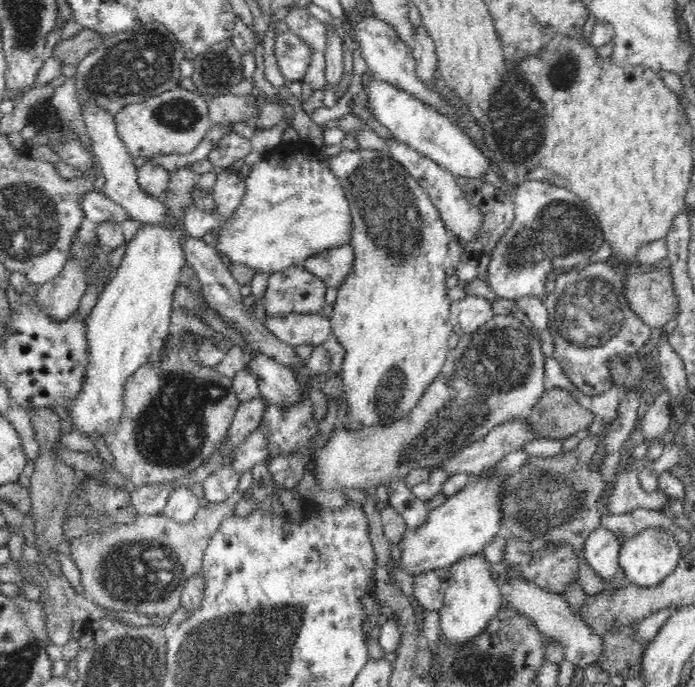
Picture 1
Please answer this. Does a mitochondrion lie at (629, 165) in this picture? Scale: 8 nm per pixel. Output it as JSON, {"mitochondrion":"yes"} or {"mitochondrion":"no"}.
{"mitochondrion":"no"}

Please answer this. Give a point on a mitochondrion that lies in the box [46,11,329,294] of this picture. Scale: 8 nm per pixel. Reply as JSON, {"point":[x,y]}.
{"point":[144,62]}

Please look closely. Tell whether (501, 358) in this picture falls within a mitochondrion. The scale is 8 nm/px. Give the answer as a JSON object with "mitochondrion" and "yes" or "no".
{"mitochondrion":"yes"}

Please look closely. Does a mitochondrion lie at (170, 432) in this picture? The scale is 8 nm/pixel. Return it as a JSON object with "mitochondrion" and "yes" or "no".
{"mitochondrion":"yes"}

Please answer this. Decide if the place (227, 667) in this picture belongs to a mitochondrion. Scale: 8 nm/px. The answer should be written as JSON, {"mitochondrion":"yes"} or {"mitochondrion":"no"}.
{"mitochondrion":"yes"}

